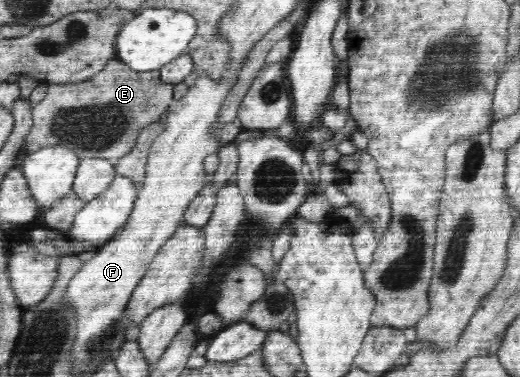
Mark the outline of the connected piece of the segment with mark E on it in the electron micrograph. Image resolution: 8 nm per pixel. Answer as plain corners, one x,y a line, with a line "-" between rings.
111,59
89,80
47,84
43,100
32,105
34,123
25,137
25,150
33,153
45,146
62,146
85,160
103,156
97,152
113,146
113,158
121,158
136,146
140,132
169,110
172,98
173,84
161,82
159,71
135,71
120,59

